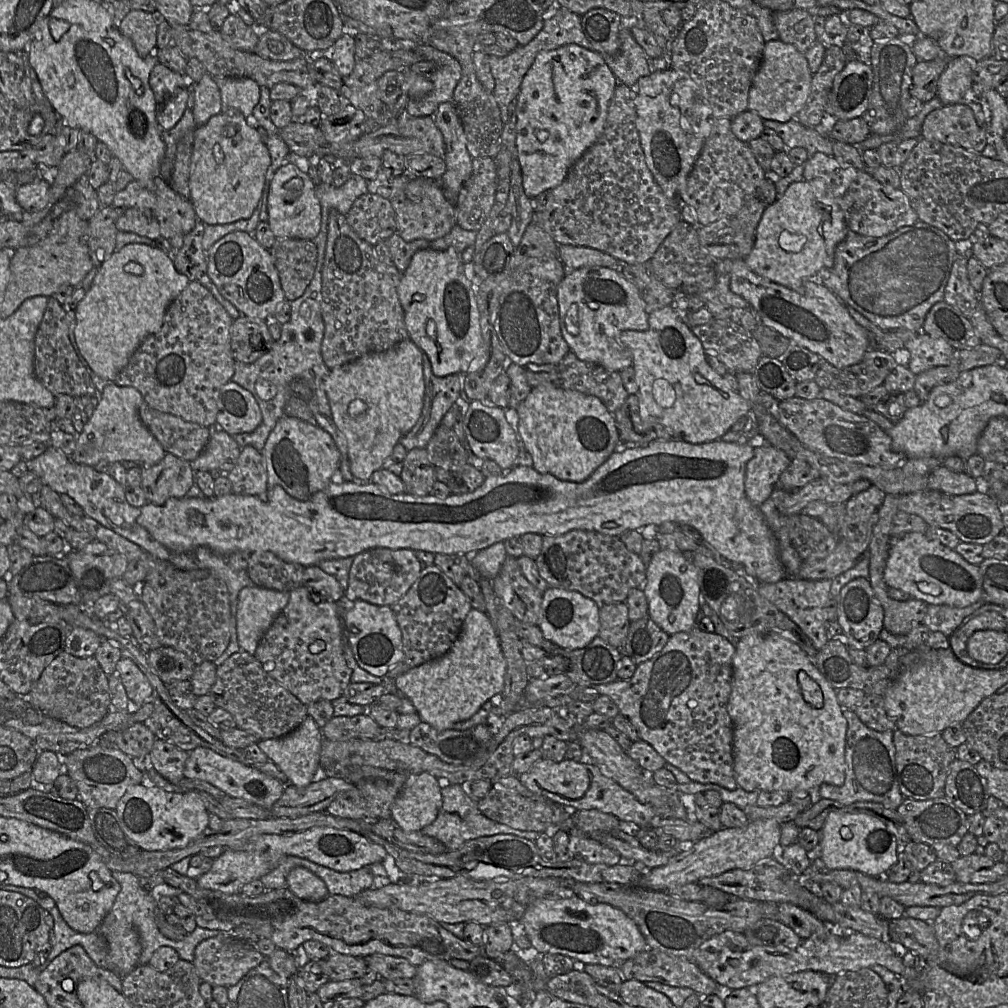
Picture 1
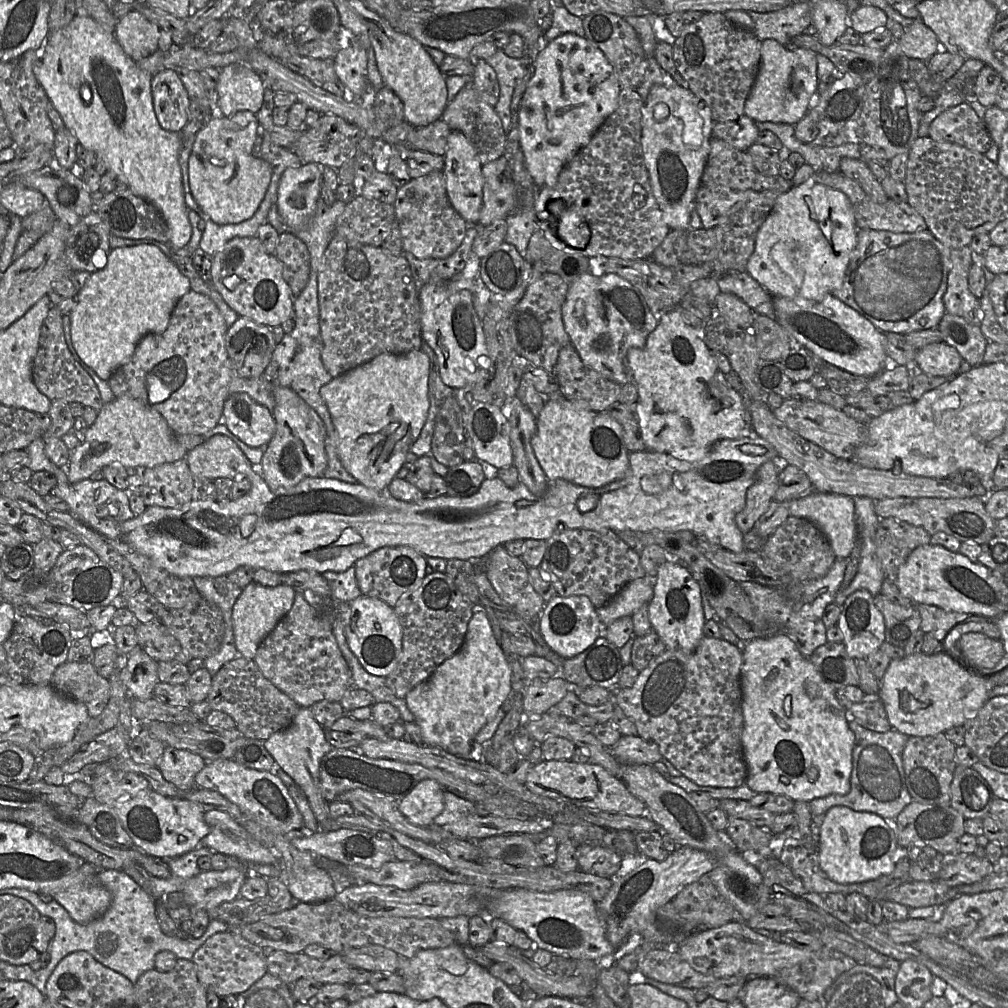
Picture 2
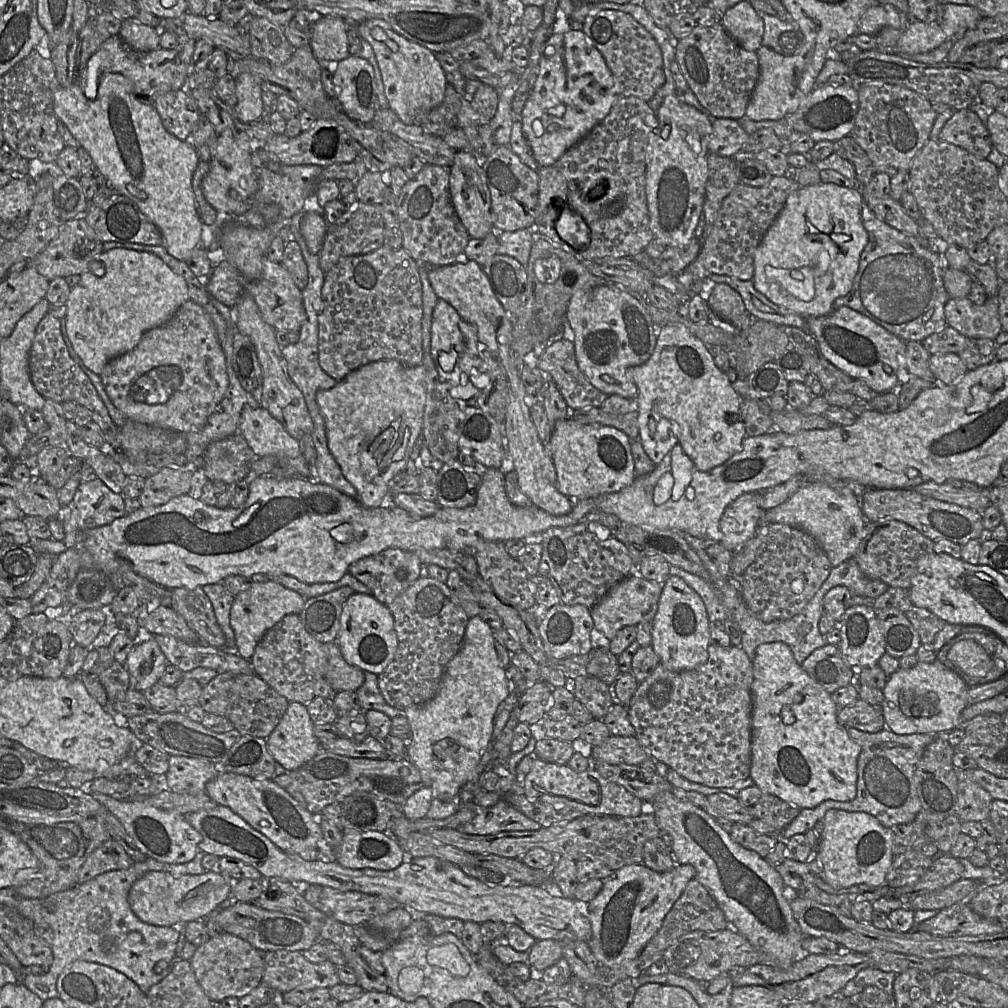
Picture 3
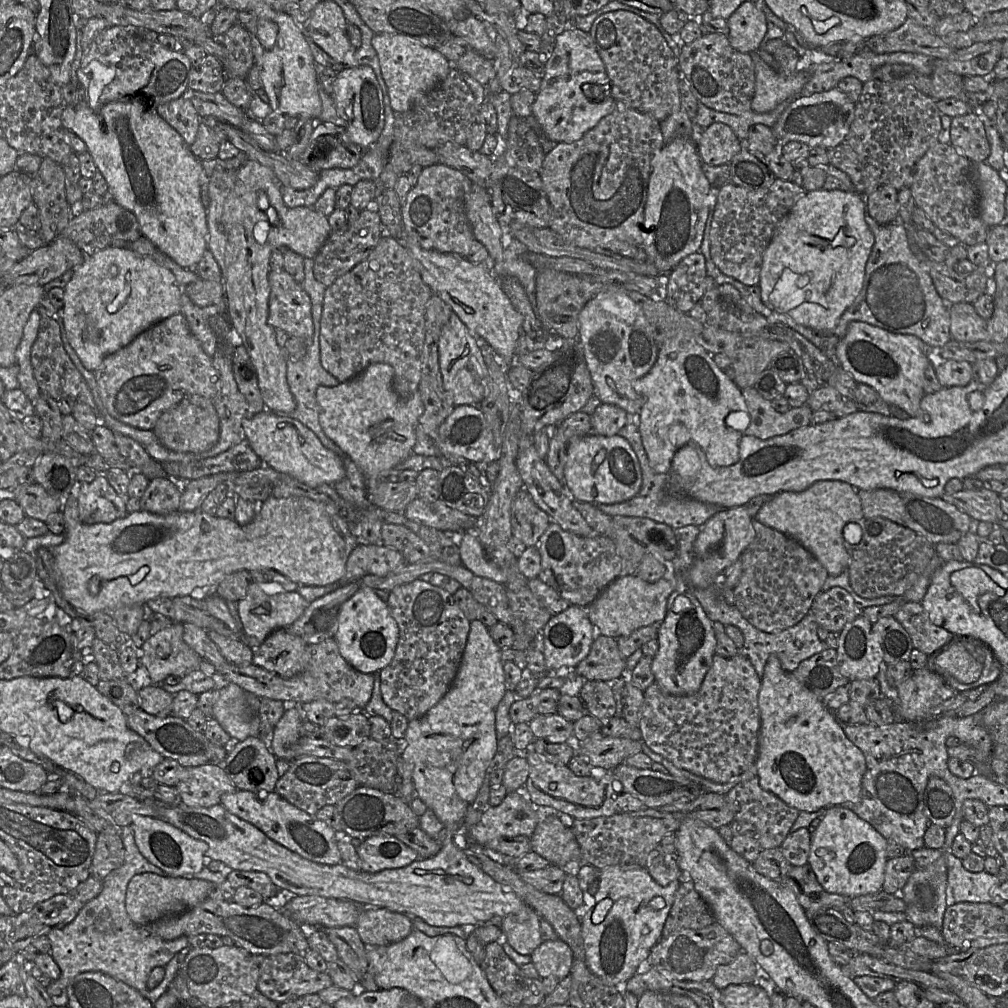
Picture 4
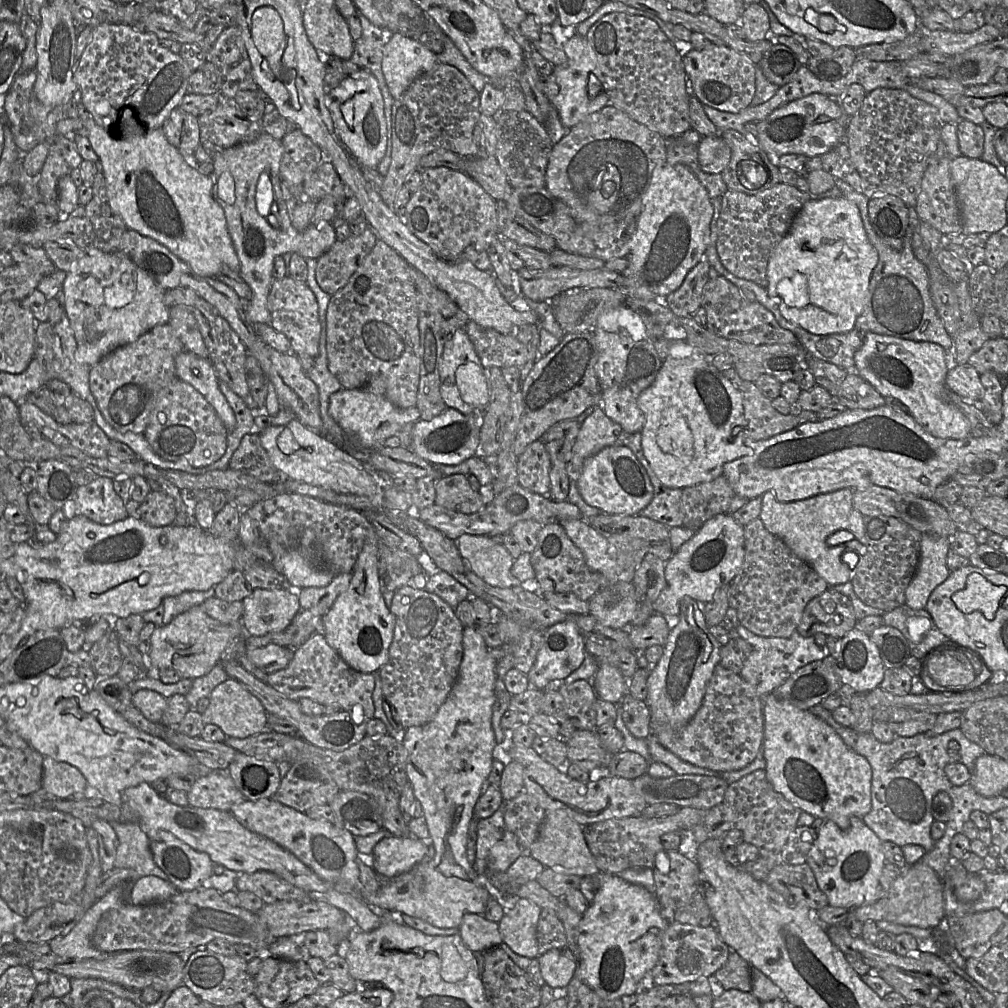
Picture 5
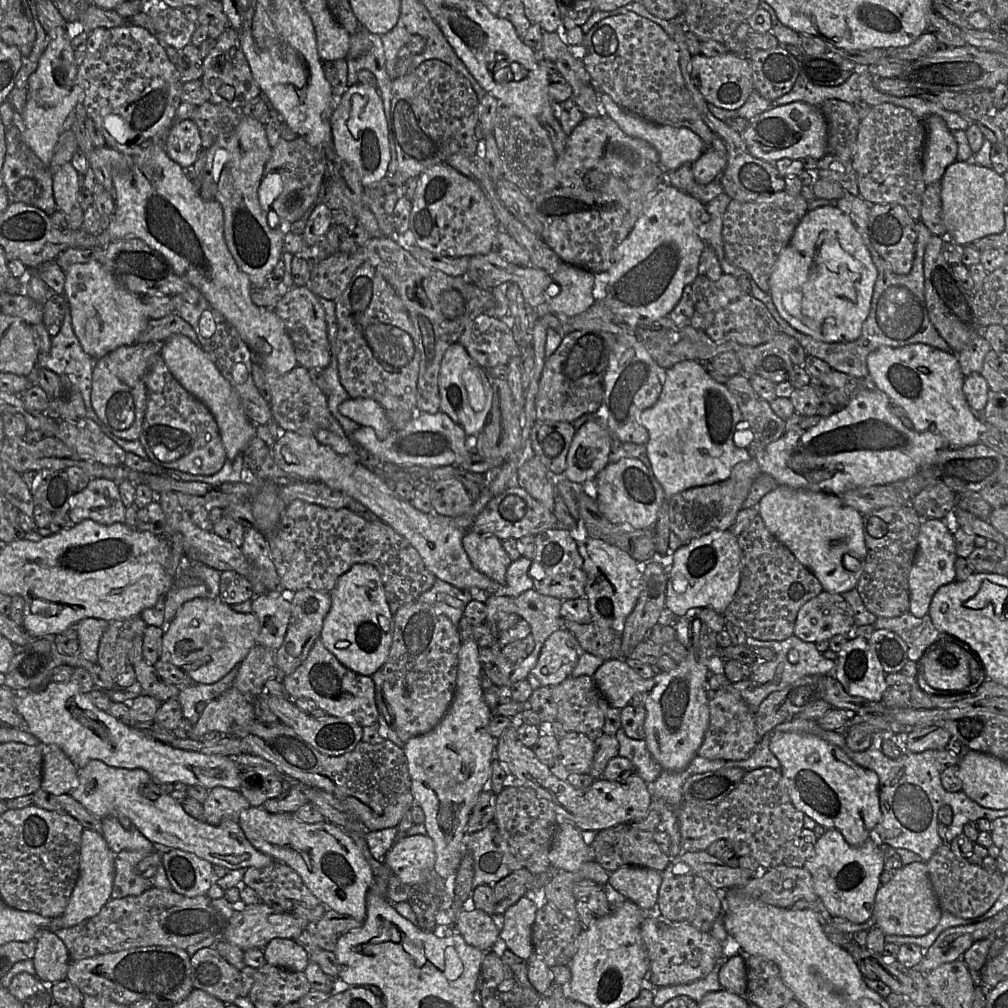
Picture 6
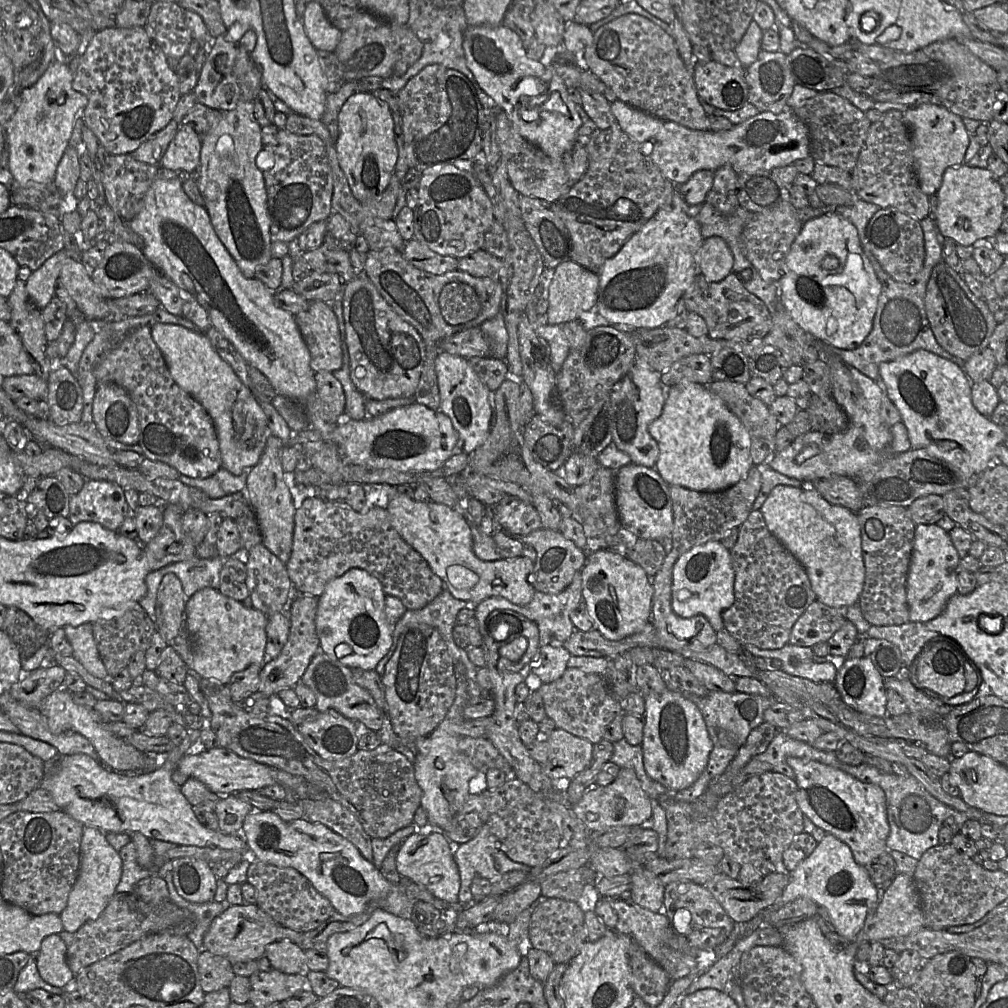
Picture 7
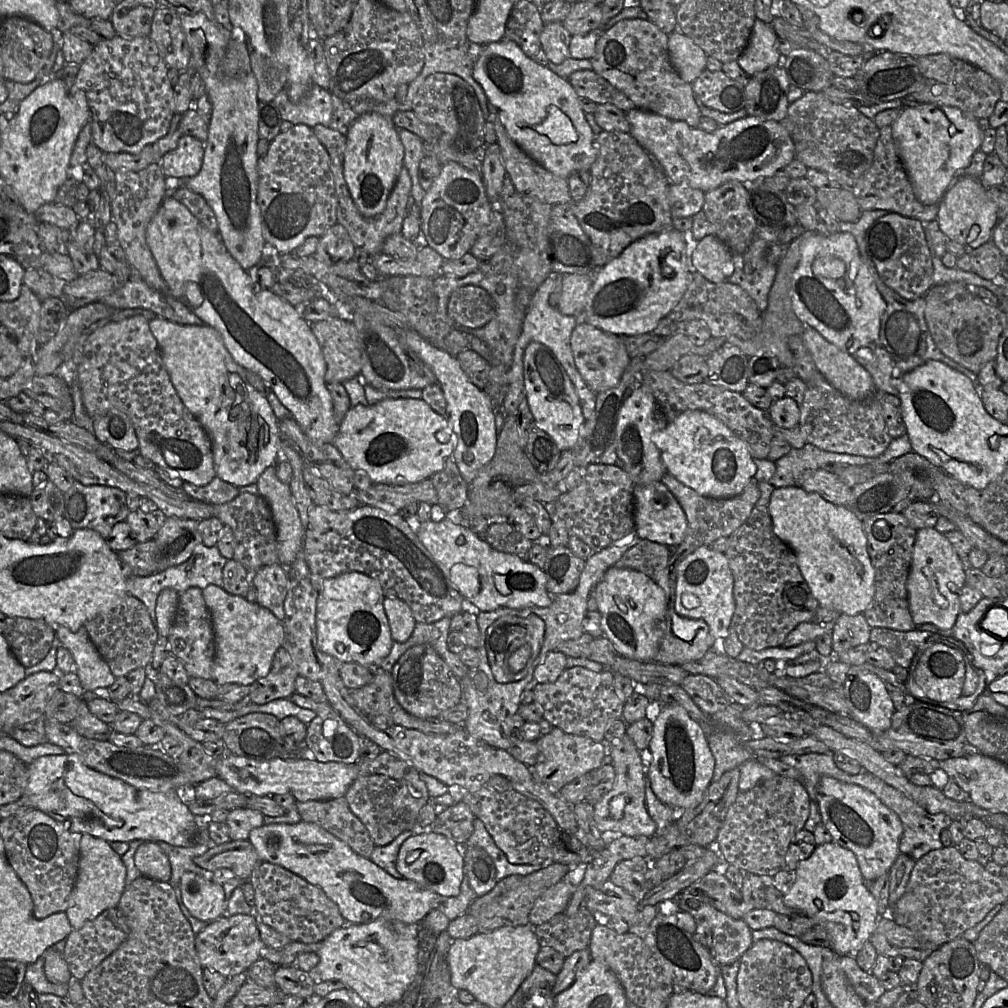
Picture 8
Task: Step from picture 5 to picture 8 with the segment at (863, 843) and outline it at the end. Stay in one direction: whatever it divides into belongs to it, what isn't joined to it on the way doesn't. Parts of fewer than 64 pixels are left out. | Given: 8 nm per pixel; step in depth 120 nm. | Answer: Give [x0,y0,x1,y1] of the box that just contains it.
[784,841,882,956]

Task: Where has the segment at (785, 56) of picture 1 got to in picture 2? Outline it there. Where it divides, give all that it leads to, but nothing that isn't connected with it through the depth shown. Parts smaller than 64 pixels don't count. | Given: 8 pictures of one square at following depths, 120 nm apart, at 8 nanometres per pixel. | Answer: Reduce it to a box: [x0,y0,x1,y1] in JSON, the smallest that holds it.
[744,39,817,125]

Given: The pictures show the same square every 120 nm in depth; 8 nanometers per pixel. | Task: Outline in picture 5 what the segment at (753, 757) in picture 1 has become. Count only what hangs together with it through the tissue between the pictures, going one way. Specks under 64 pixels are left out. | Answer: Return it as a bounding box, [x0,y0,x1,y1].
[763,694,872,830]

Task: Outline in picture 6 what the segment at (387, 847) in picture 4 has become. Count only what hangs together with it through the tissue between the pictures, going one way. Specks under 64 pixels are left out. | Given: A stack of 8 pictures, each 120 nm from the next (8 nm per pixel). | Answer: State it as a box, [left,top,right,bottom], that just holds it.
[383,835,435,885]

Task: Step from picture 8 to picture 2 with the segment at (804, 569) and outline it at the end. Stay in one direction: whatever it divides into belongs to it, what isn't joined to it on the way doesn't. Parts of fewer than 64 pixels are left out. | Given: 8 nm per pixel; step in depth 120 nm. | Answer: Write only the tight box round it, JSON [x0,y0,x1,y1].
[789,492,858,559]

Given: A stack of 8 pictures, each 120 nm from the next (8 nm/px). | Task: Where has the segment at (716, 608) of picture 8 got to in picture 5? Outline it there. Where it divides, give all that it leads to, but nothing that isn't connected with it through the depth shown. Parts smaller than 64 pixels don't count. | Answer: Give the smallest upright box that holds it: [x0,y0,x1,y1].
[653,514,744,615]

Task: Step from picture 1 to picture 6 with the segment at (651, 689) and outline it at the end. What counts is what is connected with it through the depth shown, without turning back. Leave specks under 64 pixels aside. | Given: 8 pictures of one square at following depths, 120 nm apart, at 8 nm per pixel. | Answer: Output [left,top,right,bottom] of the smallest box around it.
[697,673,757,761]

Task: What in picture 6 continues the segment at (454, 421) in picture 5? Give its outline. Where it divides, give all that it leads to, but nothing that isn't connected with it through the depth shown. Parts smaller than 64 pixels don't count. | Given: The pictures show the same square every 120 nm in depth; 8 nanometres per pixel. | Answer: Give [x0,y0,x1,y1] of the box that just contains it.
[350,411,468,468]

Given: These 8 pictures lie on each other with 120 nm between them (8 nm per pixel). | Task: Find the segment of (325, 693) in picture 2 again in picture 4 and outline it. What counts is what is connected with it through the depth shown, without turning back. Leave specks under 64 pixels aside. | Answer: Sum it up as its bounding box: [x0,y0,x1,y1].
[253,628,306,678]

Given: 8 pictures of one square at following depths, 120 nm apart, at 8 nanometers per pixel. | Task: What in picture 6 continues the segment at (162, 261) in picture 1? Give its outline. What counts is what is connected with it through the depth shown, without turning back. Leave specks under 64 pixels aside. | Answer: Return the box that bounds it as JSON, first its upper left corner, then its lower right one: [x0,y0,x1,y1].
[64,261,149,360]

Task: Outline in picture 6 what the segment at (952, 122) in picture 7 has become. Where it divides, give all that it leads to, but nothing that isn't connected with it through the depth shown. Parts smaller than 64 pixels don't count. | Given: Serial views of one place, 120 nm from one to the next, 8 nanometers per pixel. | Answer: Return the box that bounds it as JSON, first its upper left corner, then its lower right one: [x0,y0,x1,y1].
[923,115,957,185]

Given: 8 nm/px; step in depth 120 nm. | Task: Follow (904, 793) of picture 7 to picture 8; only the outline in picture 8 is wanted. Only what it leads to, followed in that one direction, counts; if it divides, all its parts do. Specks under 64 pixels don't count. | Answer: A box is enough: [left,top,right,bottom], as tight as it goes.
[853,771,953,861]

